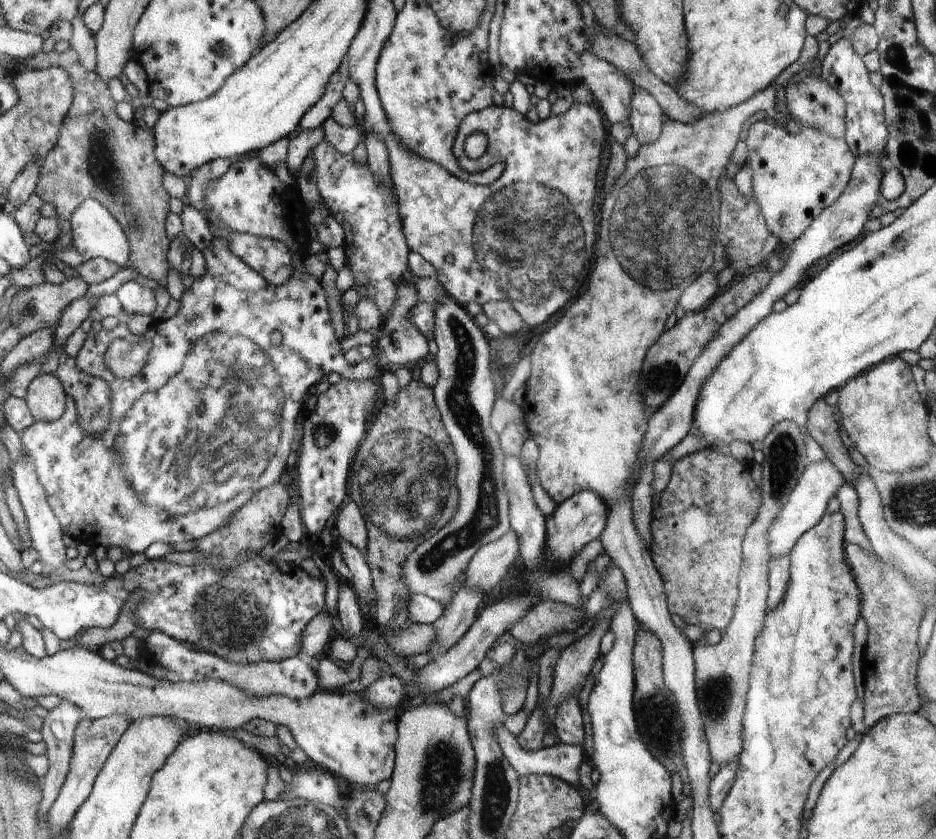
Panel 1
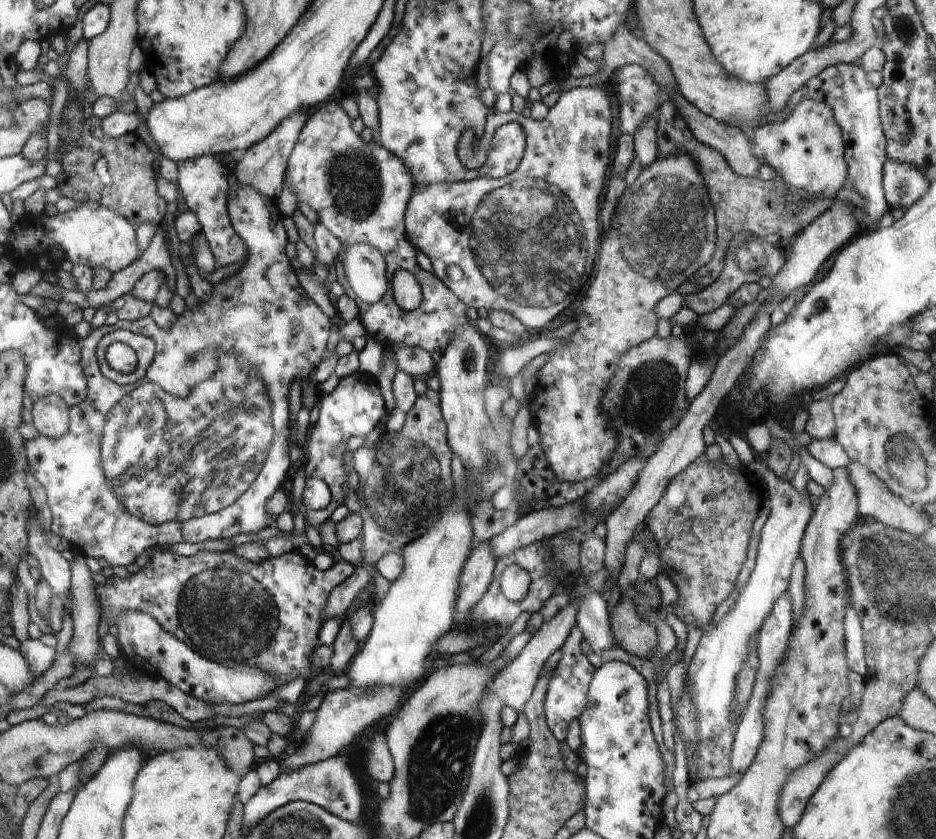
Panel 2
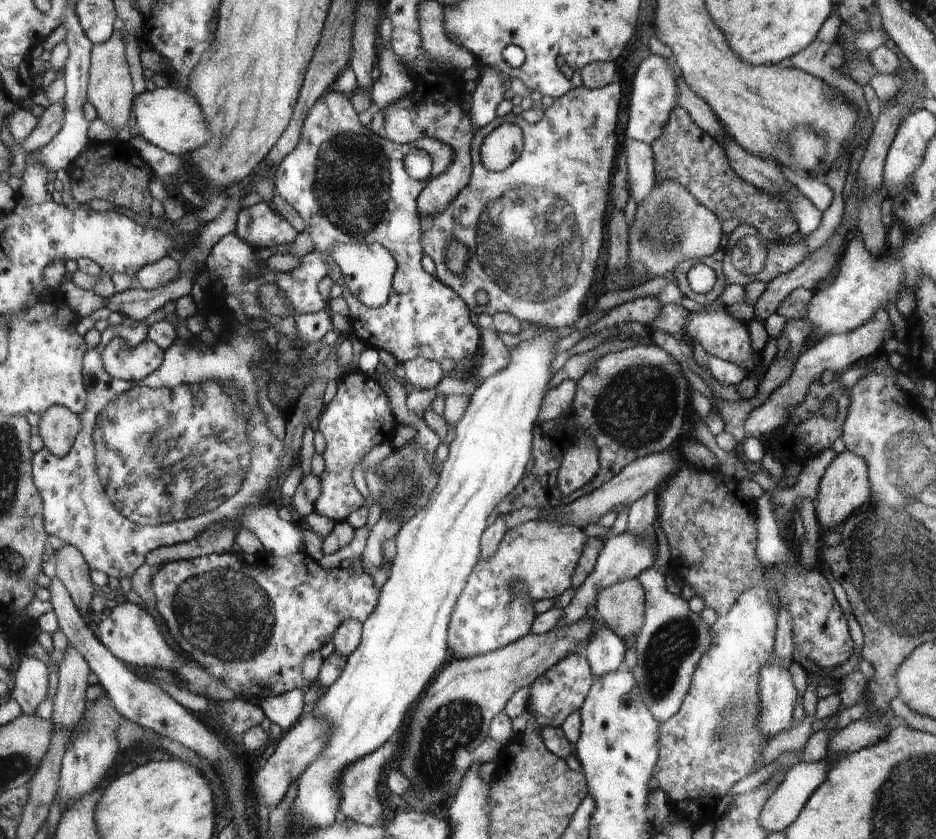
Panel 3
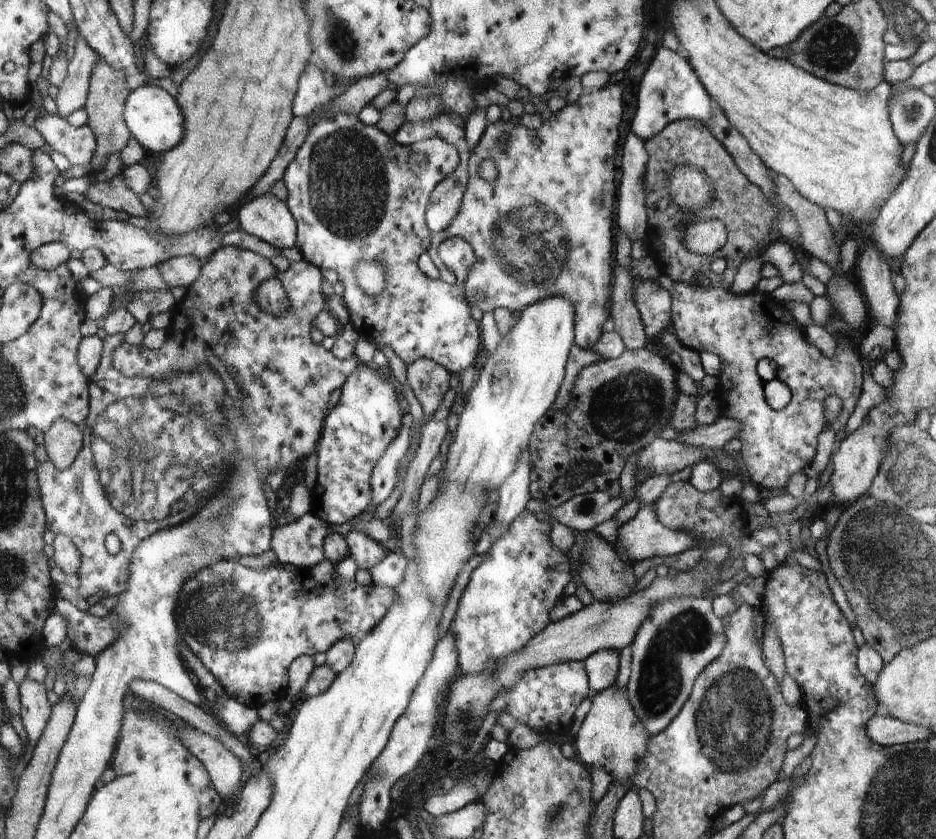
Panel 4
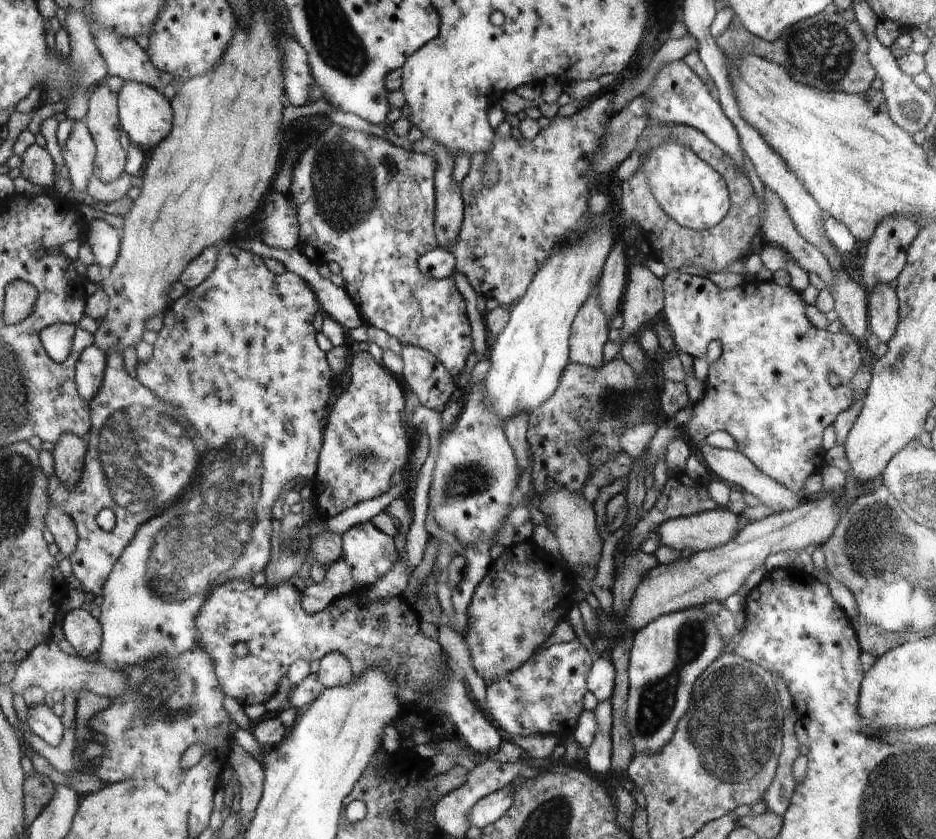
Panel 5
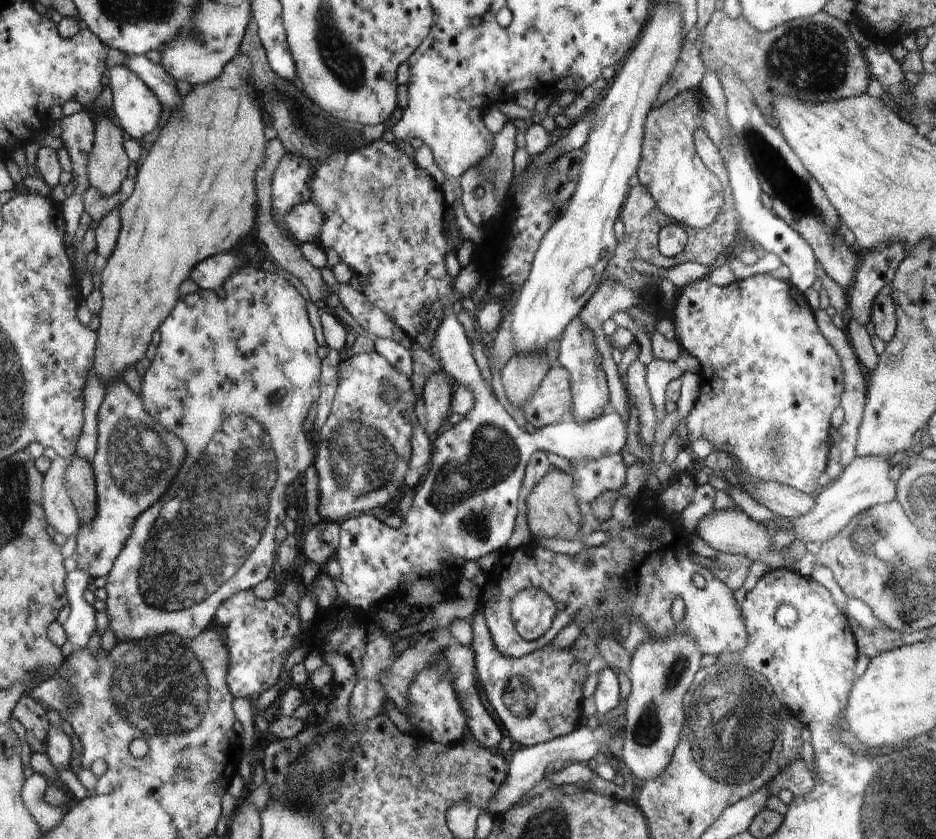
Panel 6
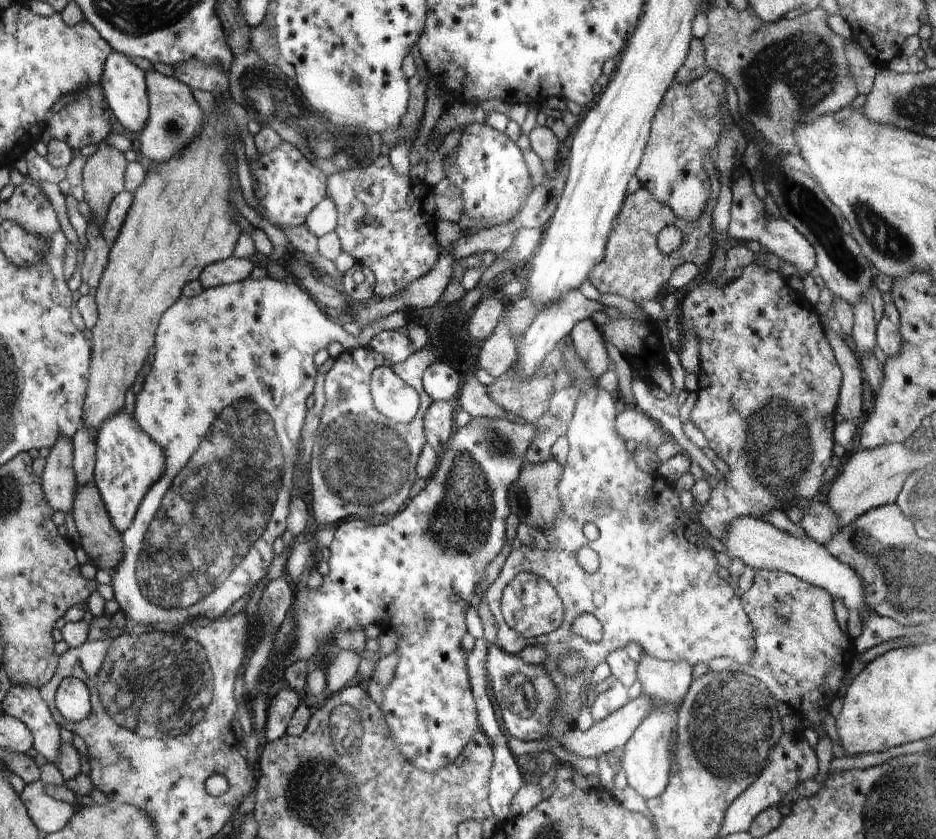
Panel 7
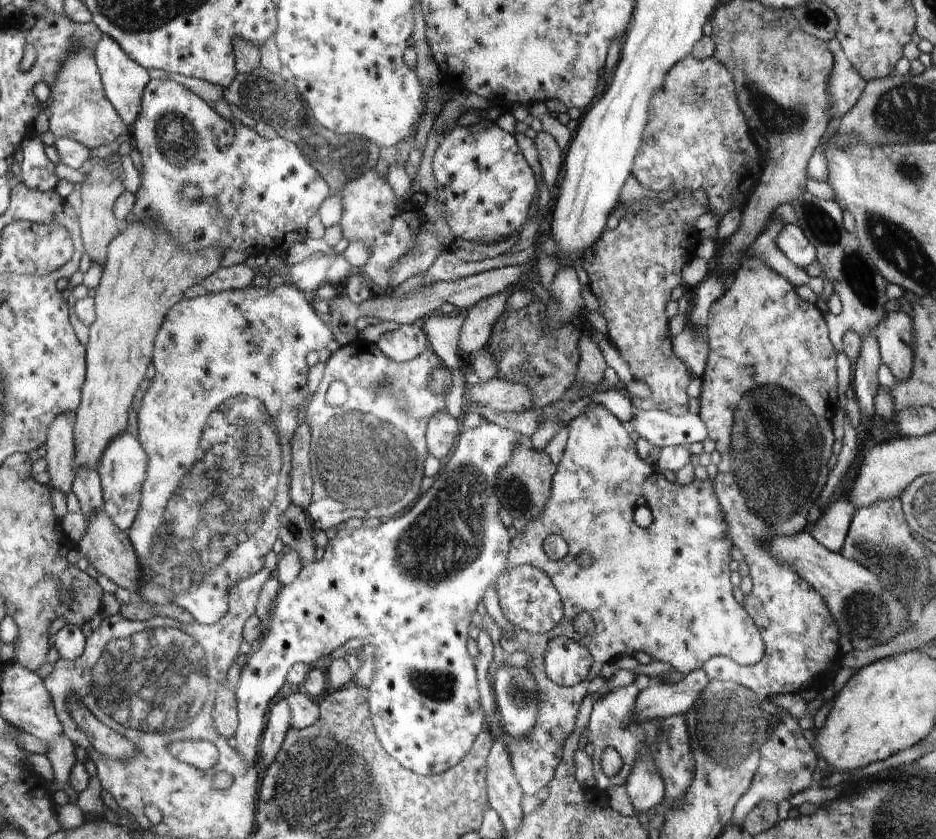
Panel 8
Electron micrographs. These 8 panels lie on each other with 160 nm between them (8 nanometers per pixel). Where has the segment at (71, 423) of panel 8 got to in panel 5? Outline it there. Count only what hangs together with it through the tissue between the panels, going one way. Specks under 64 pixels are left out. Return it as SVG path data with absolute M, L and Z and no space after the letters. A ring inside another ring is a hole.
M52 506L47 514L47 525L54 536L54 542L59 547L59 552L64 558L69 558L79 543L78 529L72 517L66 510Z

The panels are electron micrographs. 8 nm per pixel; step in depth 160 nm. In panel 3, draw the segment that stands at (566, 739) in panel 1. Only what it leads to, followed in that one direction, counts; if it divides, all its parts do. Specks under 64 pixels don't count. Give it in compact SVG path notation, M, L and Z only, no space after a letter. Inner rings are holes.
M576 653L568 655L562 662L556 663L550 671L539 676L539 678L532 683L531 694L527 702L527 712L535 716L540 727L561 727L569 714L581 709L589 693L593 679L593 674L591 673L587 658L584 654L580 655Z

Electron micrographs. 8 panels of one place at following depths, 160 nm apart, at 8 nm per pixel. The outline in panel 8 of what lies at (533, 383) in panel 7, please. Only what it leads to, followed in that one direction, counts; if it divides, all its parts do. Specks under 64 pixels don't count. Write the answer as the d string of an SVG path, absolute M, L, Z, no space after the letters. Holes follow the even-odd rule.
M498 377L479 385L468 386L466 399L498 412L523 412L532 407L532 392L524 384L500 380Z

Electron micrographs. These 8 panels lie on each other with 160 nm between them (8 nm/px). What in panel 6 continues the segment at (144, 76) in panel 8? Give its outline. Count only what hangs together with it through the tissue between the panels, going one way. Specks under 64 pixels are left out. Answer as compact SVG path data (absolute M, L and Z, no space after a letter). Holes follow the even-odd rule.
M116 65L107 72L105 84L112 88L112 111L126 136L140 140L146 134L157 133L155 128L158 128L160 124L163 106L155 93L144 84L143 80L140 80L139 76L136 76L126 65Z

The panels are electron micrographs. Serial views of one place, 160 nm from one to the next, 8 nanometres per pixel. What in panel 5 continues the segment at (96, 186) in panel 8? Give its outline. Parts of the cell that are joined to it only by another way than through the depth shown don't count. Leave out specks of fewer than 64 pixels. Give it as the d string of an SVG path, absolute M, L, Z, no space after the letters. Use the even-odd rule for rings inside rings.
M105 82L93 88L88 98L89 104L84 120L87 128L92 132L92 137L95 138L94 177L104 183L114 182L125 172L131 140L123 130L122 122L118 120L119 104L116 104L116 94L110 90Z

